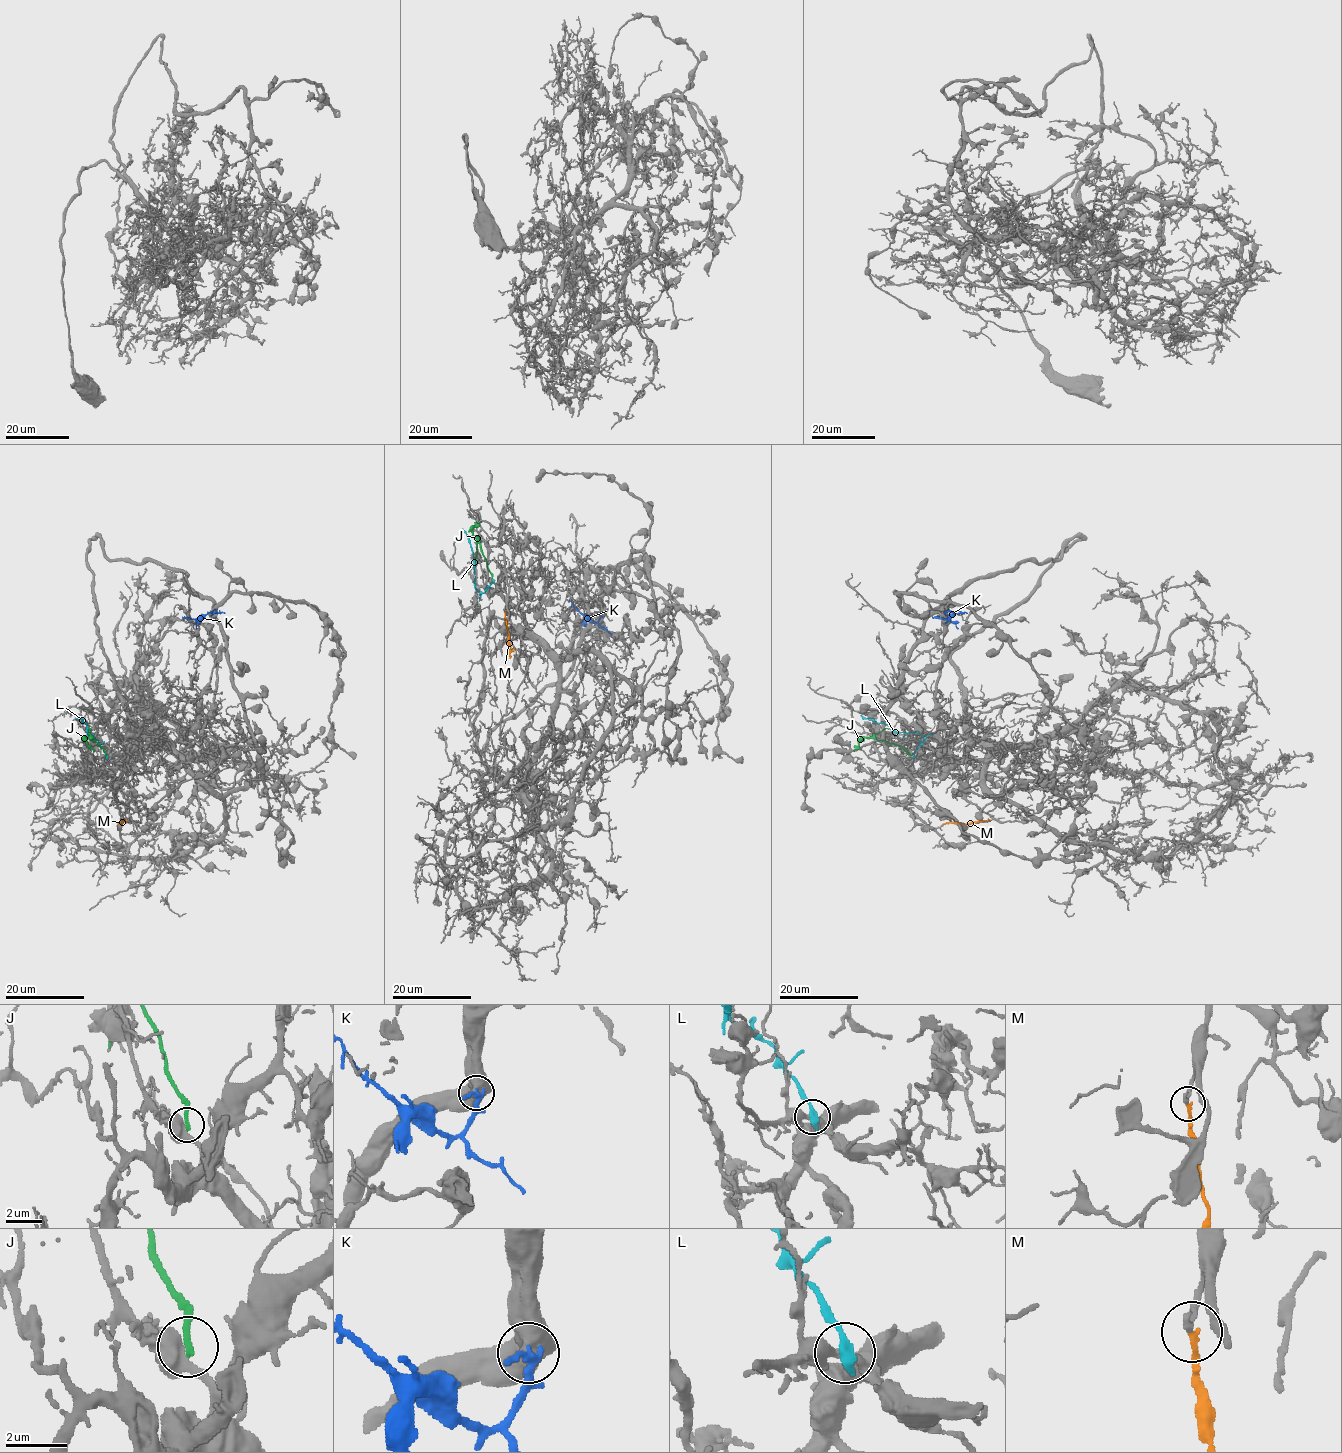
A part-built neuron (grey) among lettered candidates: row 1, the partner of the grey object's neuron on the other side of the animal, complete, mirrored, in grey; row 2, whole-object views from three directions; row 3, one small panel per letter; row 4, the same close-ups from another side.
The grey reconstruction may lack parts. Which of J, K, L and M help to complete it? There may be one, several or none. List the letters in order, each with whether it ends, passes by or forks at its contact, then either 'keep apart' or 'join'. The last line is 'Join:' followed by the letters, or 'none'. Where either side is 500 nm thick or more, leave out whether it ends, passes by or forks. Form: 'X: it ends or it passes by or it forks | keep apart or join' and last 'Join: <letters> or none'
J: keep apart
K: it ends | keep apart
L: it ends | keep apart
M: it ends | join
Join: M

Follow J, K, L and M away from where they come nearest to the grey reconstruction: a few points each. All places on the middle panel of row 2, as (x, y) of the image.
J: (492, 579), (480, 541), (473, 534), (473, 527), (481, 522)
K: (601, 613), (597, 622), (587, 620), (569, 600)
L: (493, 580), (483, 592), (475, 587), (474, 555), (462, 529)
M: (504, 611), (511, 656)

